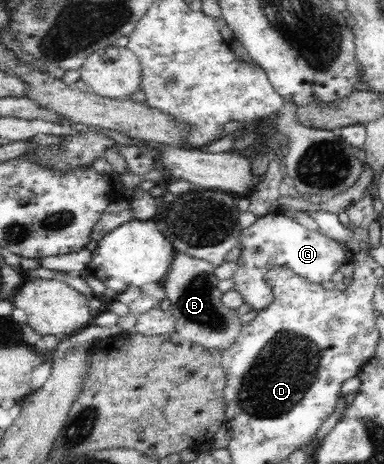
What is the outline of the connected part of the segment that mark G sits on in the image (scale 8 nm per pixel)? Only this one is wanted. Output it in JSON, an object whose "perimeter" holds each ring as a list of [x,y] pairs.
{"perimeter":[[[282,211],[259,216],[256,222],[240,233],[239,244],[232,256],[237,269],[231,281],[233,289],[242,295],[243,303],[258,312],[273,301],[273,292],[266,282],[266,273],[274,267],[288,267],[304,280],[322,284],[332,279],[342,264],[353,260],[353,252],[344,244],[326,238],[317,230],[308,230],[293,219],[287,218]]]}

